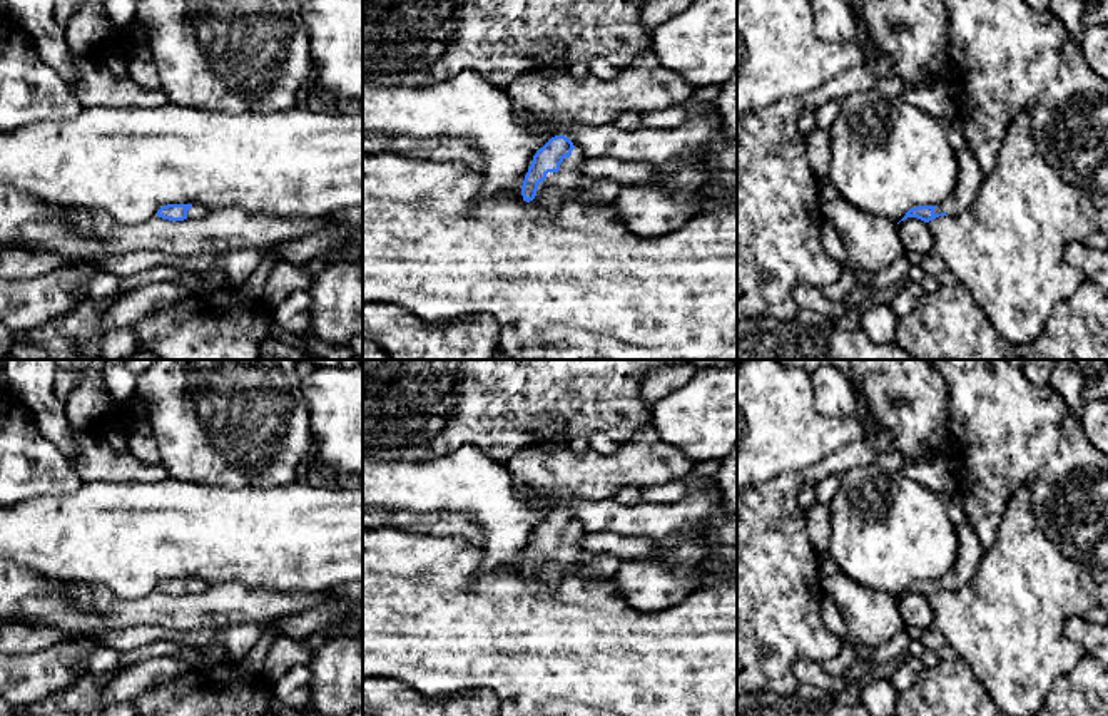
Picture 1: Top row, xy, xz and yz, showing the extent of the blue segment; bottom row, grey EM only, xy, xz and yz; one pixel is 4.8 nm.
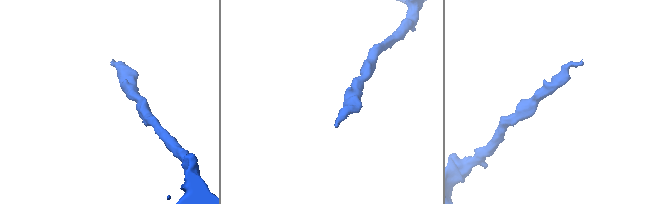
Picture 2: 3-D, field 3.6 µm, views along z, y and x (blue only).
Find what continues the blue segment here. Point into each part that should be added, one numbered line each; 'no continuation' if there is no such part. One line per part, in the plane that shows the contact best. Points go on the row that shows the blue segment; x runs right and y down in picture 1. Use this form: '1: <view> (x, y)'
1: xz (554, 191)

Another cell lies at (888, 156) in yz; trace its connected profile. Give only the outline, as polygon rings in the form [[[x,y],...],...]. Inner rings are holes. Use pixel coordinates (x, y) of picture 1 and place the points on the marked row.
[[[854,90],[829,132],[829,179],[862,212],[897,224],[909,209],[939,206],[956,189],[958,157],[946,129],[904,97]]]

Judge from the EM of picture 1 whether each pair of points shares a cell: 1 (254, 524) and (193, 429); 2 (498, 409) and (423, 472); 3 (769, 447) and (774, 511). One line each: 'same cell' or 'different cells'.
1: different cells
2: different cells
3: different cells

